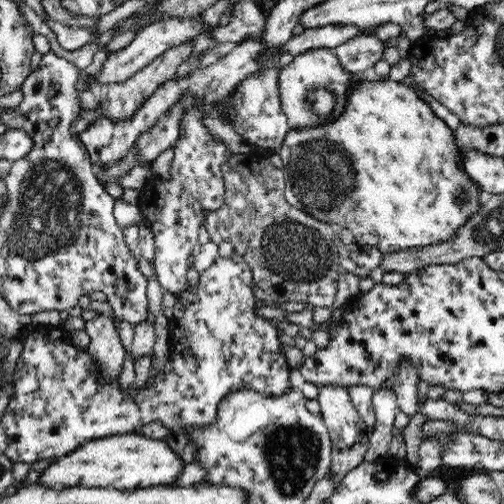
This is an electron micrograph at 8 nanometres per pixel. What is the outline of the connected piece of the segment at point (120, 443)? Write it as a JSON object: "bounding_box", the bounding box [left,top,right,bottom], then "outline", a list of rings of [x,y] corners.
{"bounding_box":[38,433,186,490],"outline":[[[141,433],[107,436],[81,444],[77,449],[61,457],[42,471],[38,478],[43,488],[115,488],[134,490],[158,485],[173,484],[179,472],[186,467],[166,443],[166,439],[150,439]]]}

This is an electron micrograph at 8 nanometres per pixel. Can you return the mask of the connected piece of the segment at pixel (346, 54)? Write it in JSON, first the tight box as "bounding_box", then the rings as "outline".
{"bounding_box":[332,35,385,73],"outline":[[[362,35],[337,46],[332,52],[338,57],[339,65],[346,72],[356,73],[372,68],[382,59],[385,48],[384,41],[374,35]]]}

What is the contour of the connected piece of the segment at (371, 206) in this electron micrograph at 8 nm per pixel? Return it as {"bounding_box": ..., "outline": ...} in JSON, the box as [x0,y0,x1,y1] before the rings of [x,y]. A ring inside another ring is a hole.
{"bounding_box":[275,78,486,255],"outline":[[[389,78],[381,81],[360,79],[351,84],[346,104],[340,116],[331,120],[322,120],[320,125],[294,130],[289,129],[285,140],[282,141],[282,146],[275,150],[282,159],[283,170],[288,173],[294,195],[302,202],[308,215],[321,222],[330,225],[338,224],[353,231],[356,242],[374,246],[384,255],[410,248],[418,248],[418,246],[432,246],[432,244],[448,242],[460,226],[464,226],[474,214],[478,214],[478,210],[482,208],[482,203],[486,199],[486,195],[480,191],[478,184],[468,179],[468,175],[463,168],[462,156],[459,156],[461,149],[454,141],[452,131],[442,119],[434,115],[428,101],[423,101],[416,93],[416,88],[392,81]]]}

